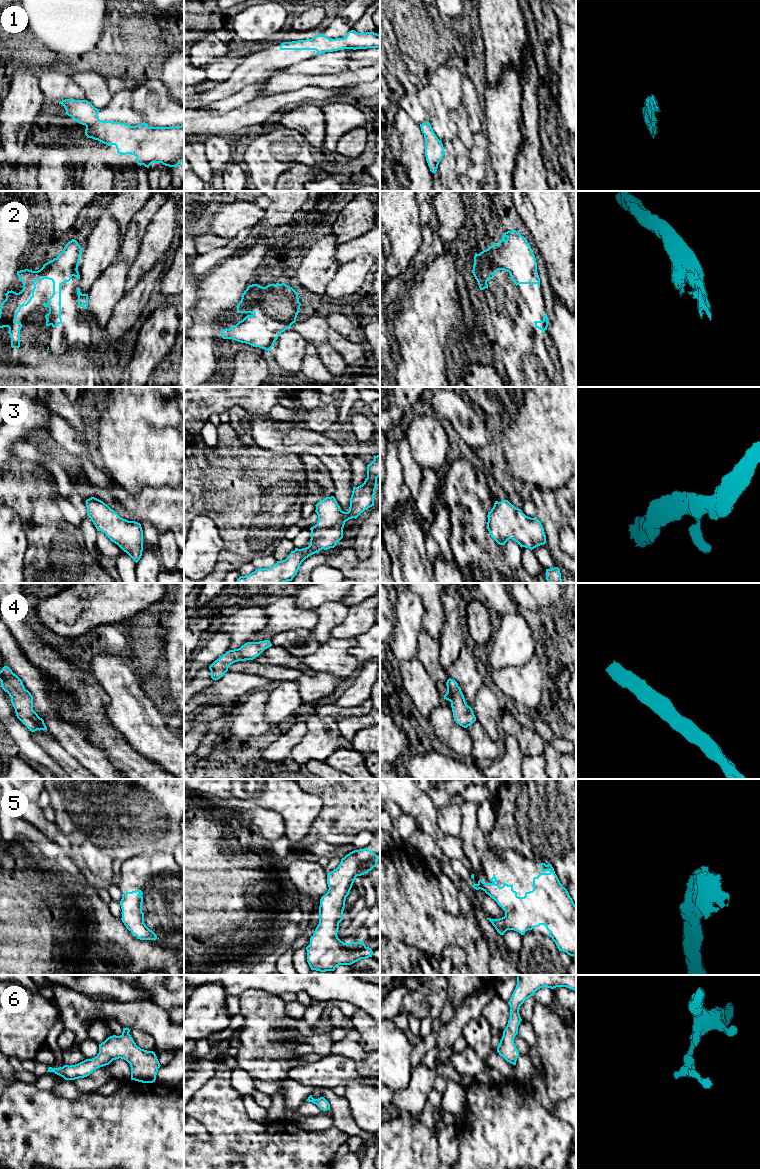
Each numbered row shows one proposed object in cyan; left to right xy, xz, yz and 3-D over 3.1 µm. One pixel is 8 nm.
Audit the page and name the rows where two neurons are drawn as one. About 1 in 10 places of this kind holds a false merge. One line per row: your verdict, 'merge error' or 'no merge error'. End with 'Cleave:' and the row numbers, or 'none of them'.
1: no merge error
2: no merge error
3: no merge error
4: no merge error
5: no merge error
6: no merge error
Cleave: none of them

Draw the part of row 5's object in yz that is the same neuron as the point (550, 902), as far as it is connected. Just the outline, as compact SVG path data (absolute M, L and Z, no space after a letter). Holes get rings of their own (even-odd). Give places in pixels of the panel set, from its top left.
M541 863L540 867L544 872L533 878L533 890L526 892L524 897L517 896L513 885L504 882L500 887L496 883L498 880L495 874L490 879L490 883L479 880L472 887L476 890L483 890L505 911L505 916L502 918L487 918L500 935L504 935L507 930L514 930L524 935L526 931L544 925L559 951L576 956L576 905L567 889L560 883L552 865Z

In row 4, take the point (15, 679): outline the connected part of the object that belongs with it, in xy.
M8 666L0 671L2 689L11 697L17 718L31 731L47 730L44 720L33 710L33 696Z

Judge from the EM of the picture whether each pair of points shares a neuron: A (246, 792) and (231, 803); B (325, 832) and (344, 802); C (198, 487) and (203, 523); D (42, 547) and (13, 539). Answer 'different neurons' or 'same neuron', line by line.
A: different neurons
B: same neuron
C: different neurons
D: different neurons

